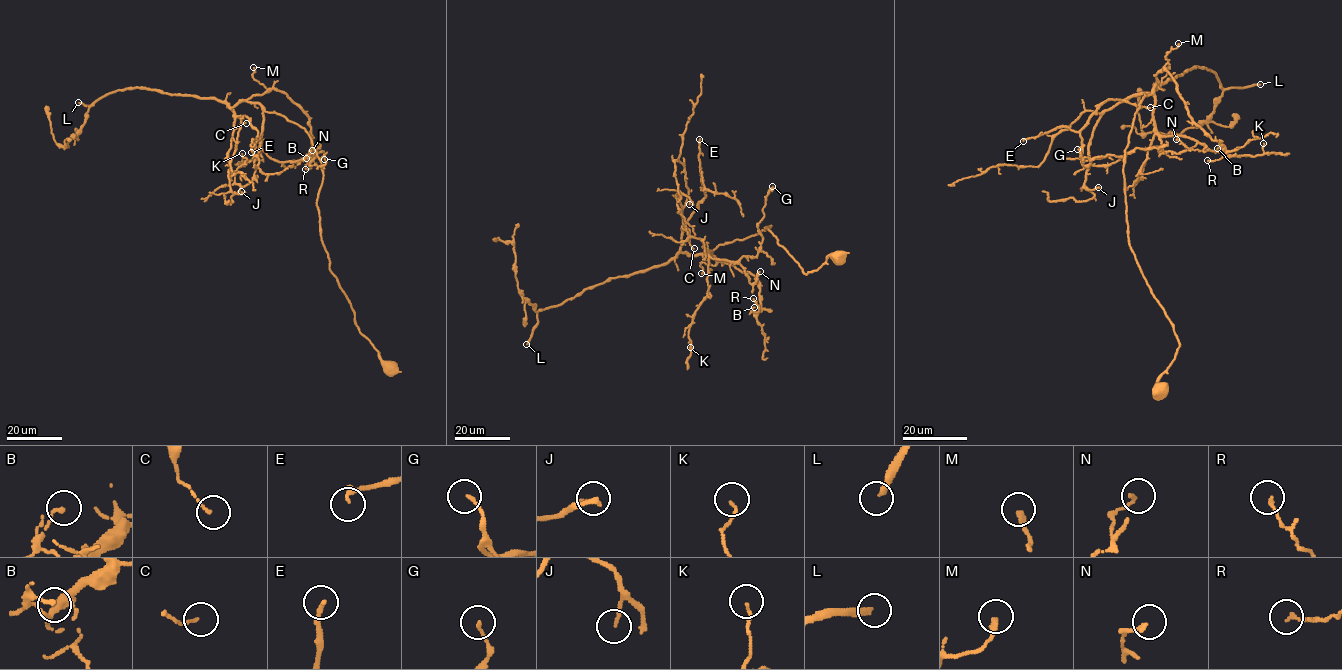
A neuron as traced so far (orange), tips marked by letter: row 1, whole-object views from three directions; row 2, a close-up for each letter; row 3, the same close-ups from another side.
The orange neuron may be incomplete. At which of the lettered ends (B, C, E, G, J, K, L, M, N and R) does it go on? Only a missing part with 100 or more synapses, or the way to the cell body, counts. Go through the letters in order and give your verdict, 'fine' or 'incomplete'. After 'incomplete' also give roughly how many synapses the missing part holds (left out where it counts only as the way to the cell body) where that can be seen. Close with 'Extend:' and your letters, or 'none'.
B: fine
C: fine
E: fine
G: fine
J: fine
K: fine
L: incomplete | 120 syn
M: fine
N: fine
R: fine
Extend: L

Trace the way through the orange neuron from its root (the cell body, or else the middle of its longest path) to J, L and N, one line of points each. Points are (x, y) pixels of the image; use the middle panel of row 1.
J: (837, 256), (805, 273), (765, 228), (771, 225), (688, 255), (680, 250), (679, 191), (689, 204)
L: (837, 256), (805, 273), (770, 225), (540, 310), (526, 344)
N: (837, 256), (805, 273), (765, 228), (771, 225), (708, 253), (738, 262), (751, 283), (760, 271)

